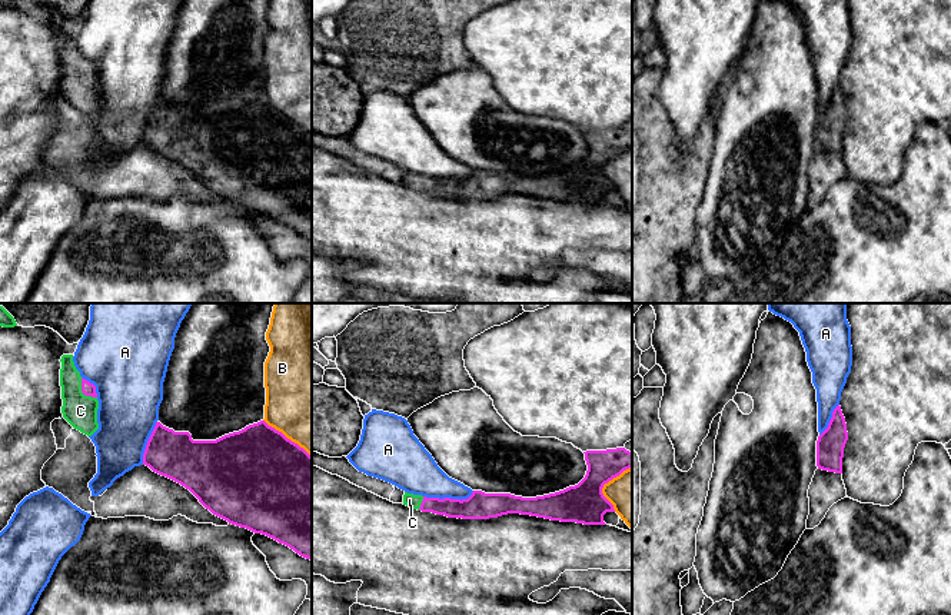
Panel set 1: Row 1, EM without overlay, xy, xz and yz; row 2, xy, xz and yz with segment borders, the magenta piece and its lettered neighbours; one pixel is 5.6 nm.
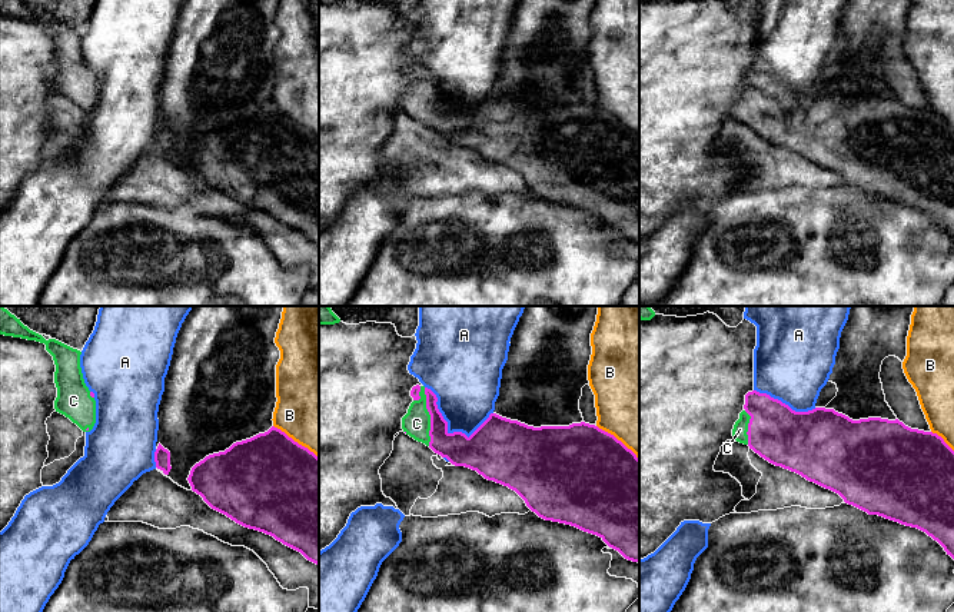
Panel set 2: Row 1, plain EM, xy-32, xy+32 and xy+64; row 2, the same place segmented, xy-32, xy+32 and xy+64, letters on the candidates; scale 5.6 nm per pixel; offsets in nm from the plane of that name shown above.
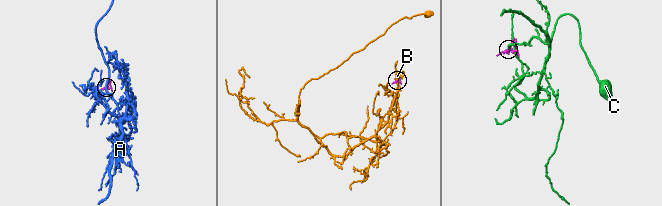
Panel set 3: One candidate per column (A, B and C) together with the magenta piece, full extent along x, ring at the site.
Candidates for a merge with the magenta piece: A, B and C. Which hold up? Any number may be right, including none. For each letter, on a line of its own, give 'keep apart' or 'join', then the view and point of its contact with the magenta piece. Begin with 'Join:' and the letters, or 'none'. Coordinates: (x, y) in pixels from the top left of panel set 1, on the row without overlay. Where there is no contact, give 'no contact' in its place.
Join: C
A: keep apart; meets magenta in xz at (448, 178)
B: keep apart; meets magenta in xy at (286, 117)
C: join; meets magenta in xy at (83, 72)

